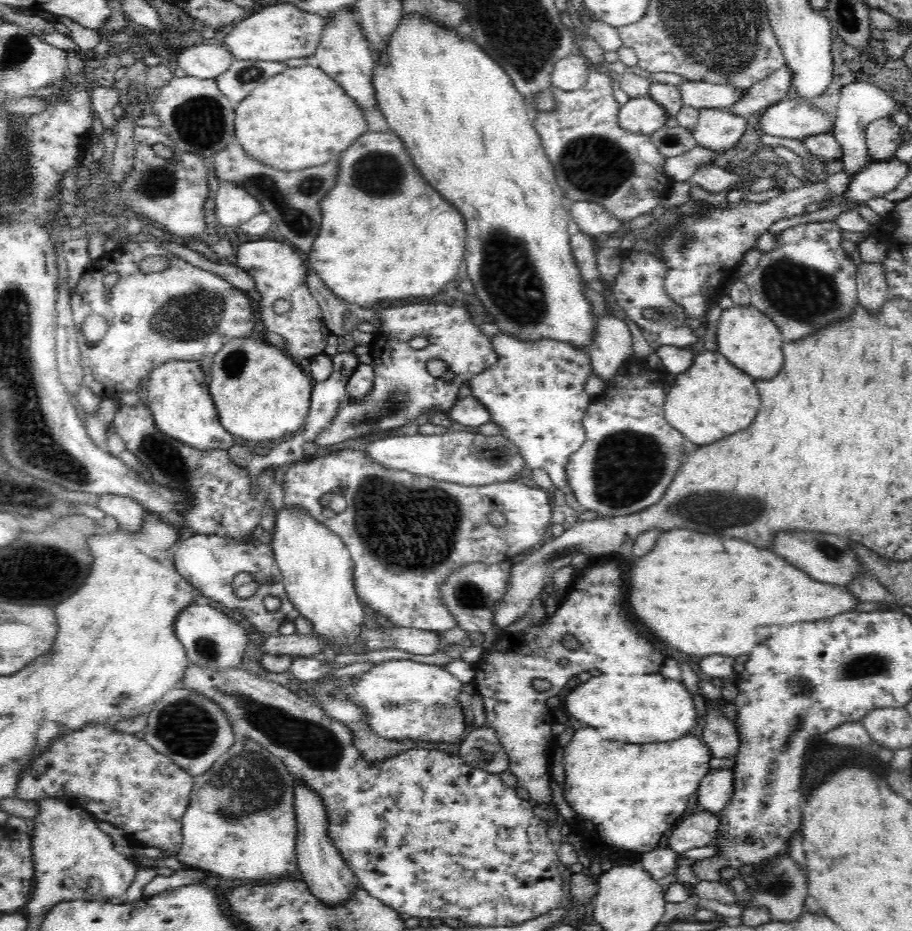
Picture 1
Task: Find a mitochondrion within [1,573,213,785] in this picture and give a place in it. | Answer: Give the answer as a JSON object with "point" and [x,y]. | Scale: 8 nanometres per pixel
{"point":[120,698]}

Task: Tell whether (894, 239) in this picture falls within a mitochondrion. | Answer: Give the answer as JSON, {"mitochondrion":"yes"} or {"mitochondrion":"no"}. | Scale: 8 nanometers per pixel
{"mitochondrion":"no"}

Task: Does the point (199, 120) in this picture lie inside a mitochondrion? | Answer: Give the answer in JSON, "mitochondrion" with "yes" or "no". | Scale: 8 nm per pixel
{"mitochondrion":"yes"}

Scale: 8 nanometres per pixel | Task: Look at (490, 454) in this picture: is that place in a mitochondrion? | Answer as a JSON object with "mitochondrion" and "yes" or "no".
{"mitochondrion":"yes"}

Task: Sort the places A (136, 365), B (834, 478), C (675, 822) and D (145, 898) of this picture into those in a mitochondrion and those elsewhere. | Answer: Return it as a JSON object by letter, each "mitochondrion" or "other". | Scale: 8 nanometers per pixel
{"A":"other","B":"other","C":"other","D":"other"}

